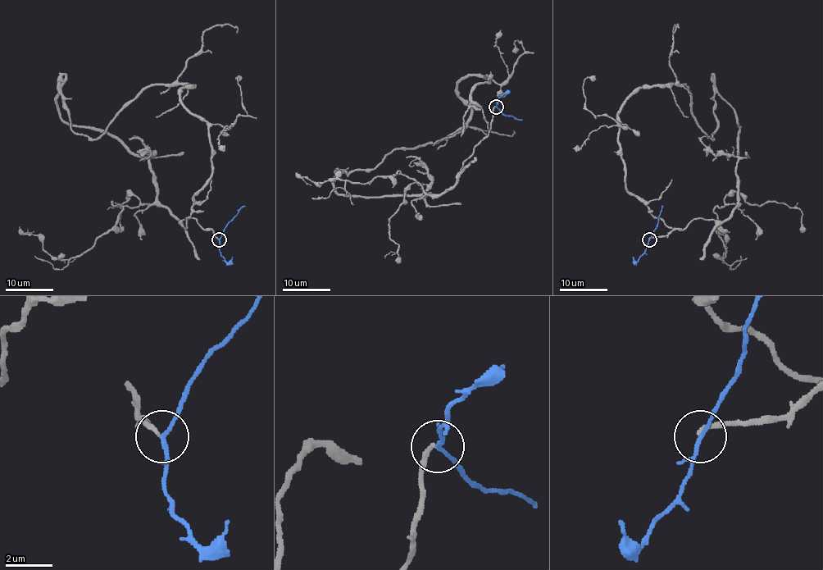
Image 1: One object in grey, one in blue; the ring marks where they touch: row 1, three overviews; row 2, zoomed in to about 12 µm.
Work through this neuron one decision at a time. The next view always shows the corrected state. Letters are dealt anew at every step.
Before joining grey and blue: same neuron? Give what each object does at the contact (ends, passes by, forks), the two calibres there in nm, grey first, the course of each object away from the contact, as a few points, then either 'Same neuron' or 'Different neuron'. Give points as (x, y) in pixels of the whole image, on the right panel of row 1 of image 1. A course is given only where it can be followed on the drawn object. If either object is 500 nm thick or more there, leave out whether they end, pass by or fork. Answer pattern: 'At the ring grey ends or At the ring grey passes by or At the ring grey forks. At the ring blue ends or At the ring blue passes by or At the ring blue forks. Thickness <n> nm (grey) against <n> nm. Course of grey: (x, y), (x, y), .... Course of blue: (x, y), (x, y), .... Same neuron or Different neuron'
At the ring grey ends. At the ring blue forks. Thickness 180 nm (grey) against 120 nm. Course of grey: (648, 239), (725, 221), (739, 132), (716, 93), (711, 139), (684, 84), (643, 86), (625, 187), (679, 228). Course of blue: (648, 239), (658, 222), (661, 207). Same neuron

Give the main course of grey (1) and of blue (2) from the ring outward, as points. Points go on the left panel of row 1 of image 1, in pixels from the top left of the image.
1: (218, 239), (59, 93), (97, 139), (194, 84), (211, 176), (184, 228)
2: (219, 239), (229, 222), (245, 207)

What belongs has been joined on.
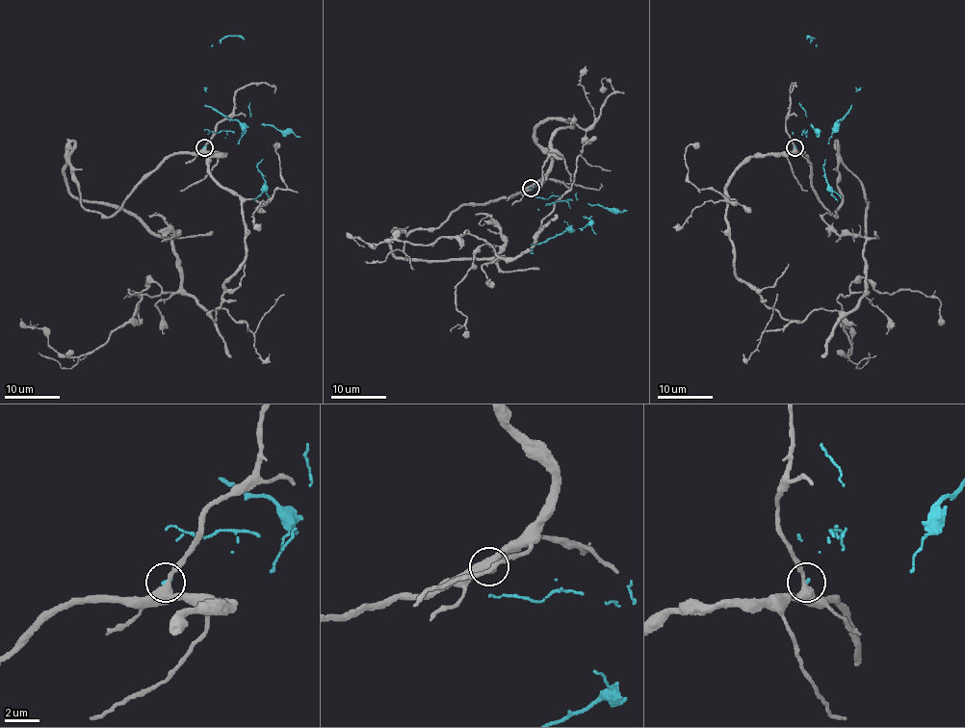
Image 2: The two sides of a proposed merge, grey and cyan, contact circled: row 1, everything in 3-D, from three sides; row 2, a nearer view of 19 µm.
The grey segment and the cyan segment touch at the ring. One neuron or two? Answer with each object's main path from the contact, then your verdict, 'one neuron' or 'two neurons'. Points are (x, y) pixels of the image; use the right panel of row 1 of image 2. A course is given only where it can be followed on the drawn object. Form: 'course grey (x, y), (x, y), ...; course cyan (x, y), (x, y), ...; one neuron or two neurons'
course grey (795, 147), (834, 216), (843, 163), (868, 200), (865, 288), (837, 299), (847, 356), (853, 324); course cyan (795, 147), (794, 134), (802, 131), (828, 138), (856, 91), (807, 37), (815, 38); two neurons

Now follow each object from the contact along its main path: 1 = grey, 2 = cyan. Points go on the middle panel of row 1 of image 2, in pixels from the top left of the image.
1: (531, 188), (392, 238), (391, 252), (412, 261), (507, 258), (466, 230), (428, 246), (354, 240), (365, 246)
2: (531, 188), (534, 187), (534, 196), (560, 196), (569, 225), (532, 249), (545, 203), (565, 200), (570, 208)

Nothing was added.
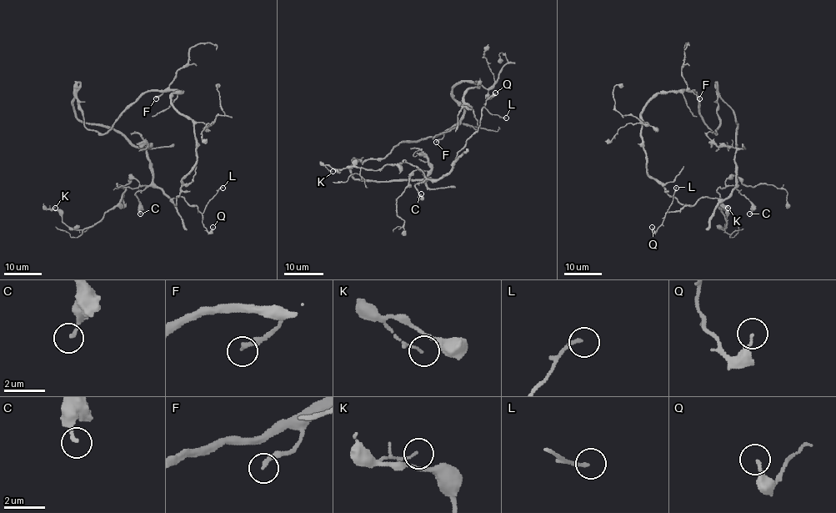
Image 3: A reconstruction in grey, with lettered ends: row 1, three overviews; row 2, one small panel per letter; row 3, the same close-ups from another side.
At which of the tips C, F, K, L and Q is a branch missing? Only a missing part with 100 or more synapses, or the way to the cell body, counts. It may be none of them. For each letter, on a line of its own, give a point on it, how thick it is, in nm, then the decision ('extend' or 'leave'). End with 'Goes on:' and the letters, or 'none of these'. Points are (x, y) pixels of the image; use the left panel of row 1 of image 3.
C: place (140, 213); calibre 140 nm; leave
F: place (156, 98); calibre 180 nm; leave
K: place (55, 208); calibre 70 nm; leave
L: place (222, 188); calibre 160 nm; leave
Q: place (212, 227); calibre 130 nm; leave
Goes on: none of these

